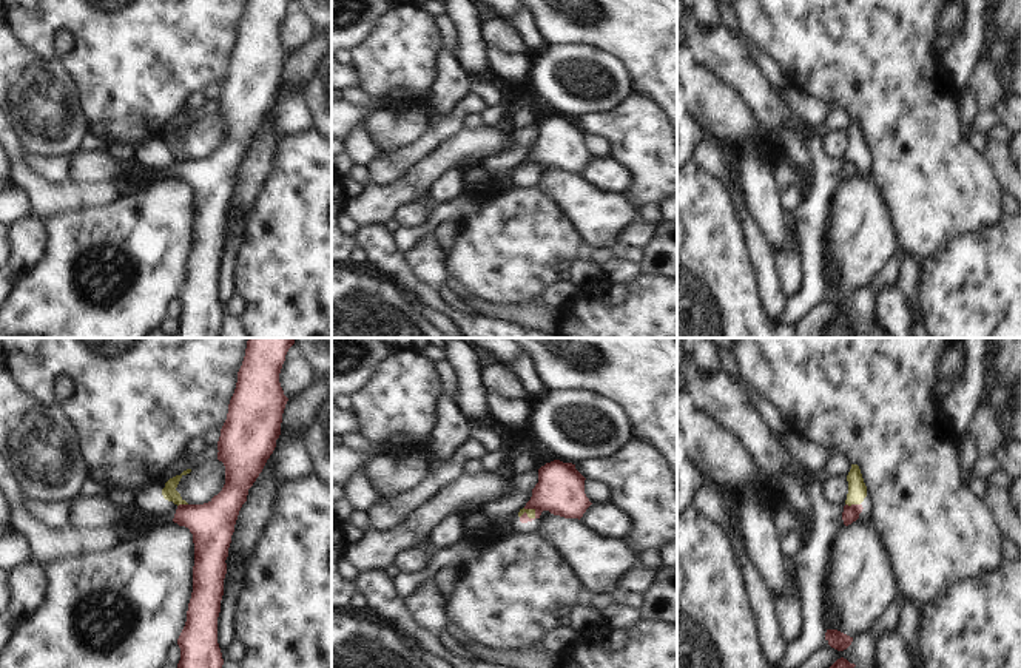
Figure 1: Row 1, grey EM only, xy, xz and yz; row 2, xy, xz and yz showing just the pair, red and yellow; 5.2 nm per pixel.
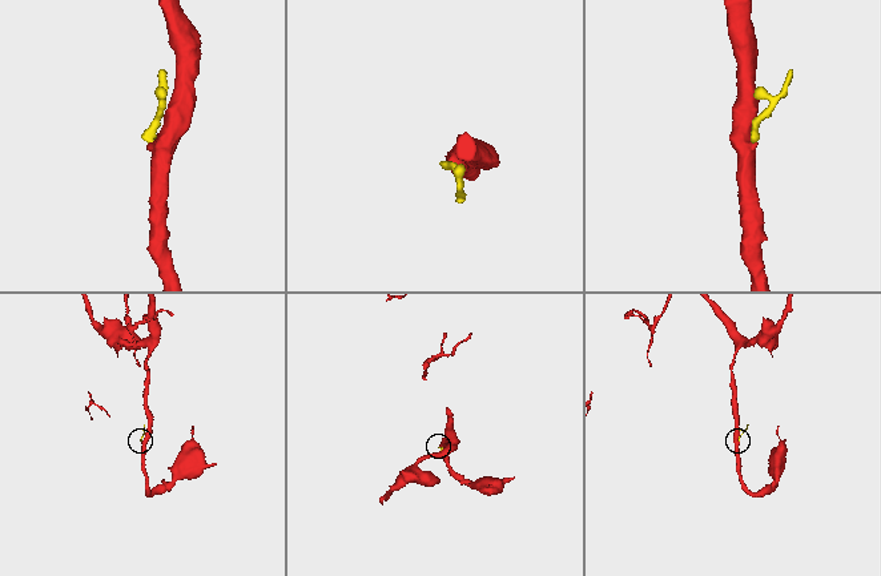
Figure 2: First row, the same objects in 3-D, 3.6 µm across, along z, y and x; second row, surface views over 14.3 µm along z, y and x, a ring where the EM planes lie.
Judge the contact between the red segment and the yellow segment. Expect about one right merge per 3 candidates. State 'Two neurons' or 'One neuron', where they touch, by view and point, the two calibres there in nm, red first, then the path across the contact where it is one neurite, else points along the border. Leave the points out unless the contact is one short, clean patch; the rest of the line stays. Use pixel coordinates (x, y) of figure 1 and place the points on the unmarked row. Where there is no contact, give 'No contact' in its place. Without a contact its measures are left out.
Two neurons. Touches red at yz (853, 159). Thickness 90 nm (red) against 100 nm. Boundary: yz (845, 158), (859, 159).

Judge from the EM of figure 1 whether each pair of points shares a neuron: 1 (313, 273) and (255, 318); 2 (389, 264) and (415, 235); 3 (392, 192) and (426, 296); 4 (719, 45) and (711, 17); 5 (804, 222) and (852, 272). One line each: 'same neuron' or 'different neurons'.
1: same neuron
2: different neurons
3: different neurons
4: different neurons
5: different neurons

